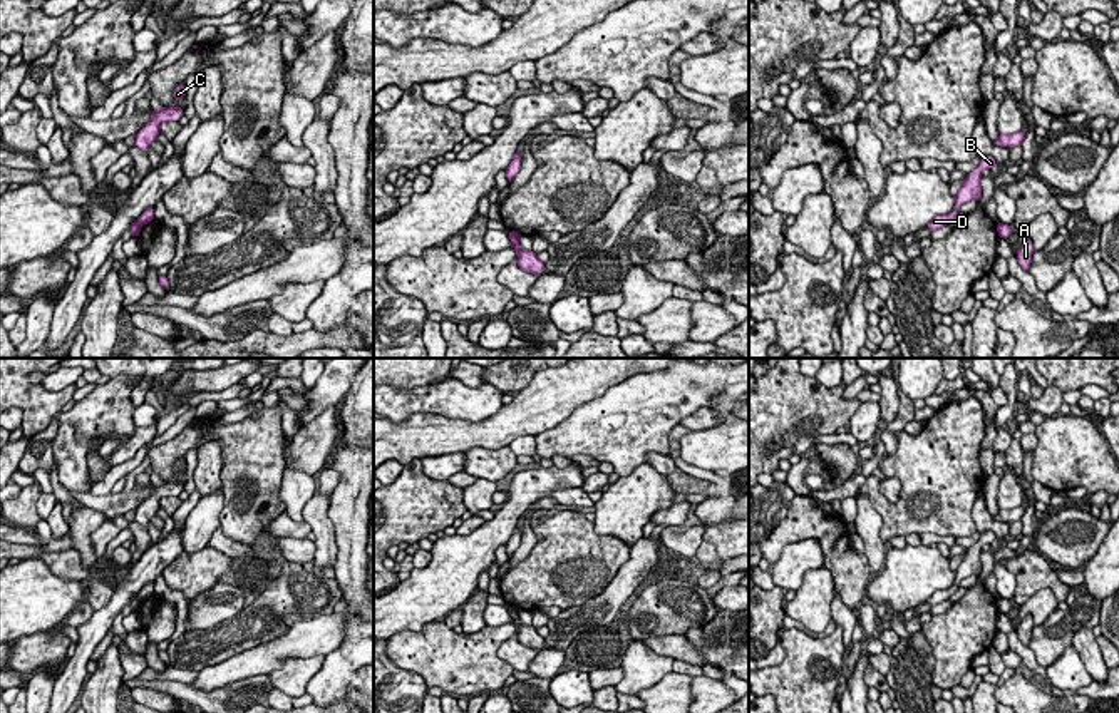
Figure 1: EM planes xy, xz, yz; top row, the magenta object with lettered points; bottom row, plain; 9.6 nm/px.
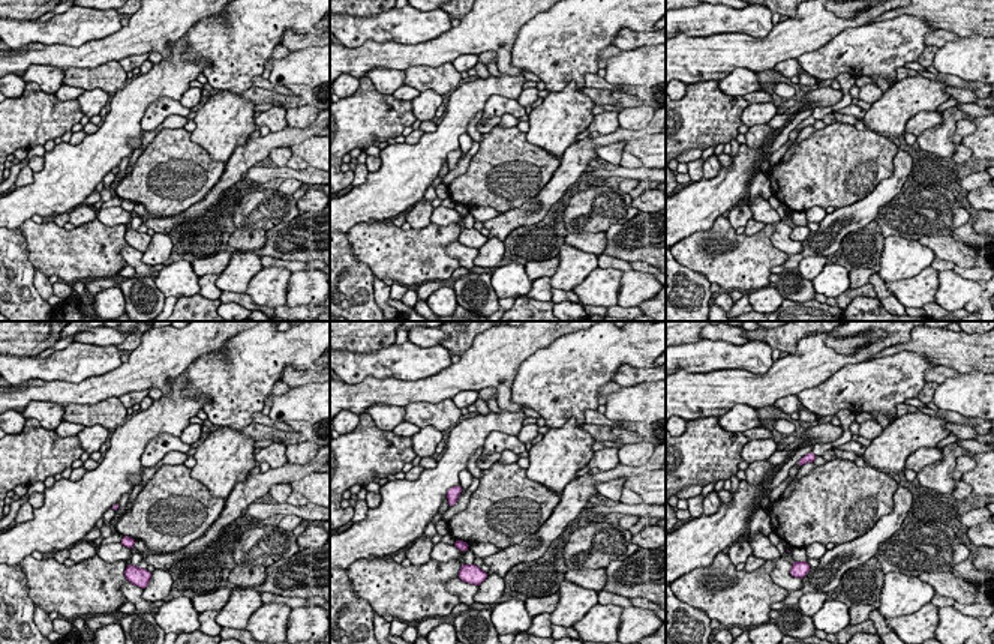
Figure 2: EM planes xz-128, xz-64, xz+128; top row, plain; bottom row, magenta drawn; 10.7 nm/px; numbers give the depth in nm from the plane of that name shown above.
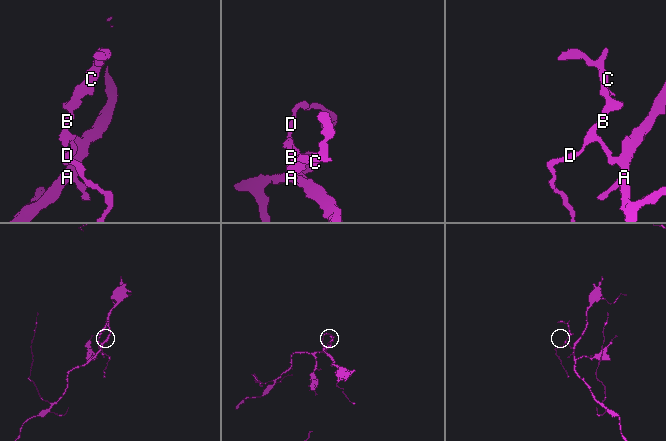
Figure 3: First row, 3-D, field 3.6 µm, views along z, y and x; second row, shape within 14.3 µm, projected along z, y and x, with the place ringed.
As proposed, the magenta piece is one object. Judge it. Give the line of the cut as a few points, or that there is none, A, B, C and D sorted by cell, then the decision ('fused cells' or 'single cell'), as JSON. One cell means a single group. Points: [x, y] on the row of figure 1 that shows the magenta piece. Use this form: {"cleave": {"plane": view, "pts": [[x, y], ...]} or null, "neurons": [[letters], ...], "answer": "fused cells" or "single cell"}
{"cleave": {"plane": "xz", "pts": [[511, 231], [518, 236]]}, "neurons": [["A"], ["B", "C", "D"]], "answer": "fused cells"}

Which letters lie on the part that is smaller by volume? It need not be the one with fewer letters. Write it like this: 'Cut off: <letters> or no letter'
Cut off: B, C, D

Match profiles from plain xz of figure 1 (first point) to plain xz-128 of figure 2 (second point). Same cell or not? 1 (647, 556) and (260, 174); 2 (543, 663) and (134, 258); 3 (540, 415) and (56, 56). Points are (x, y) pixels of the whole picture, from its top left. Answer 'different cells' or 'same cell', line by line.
1: different cells
2: different cells
3: same cell

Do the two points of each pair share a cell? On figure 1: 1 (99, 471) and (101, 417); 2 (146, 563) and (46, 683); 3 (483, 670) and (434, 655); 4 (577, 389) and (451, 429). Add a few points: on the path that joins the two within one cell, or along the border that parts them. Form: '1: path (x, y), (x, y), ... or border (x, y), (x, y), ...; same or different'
1: border (87, 451), (86, 462), (91, 477); different
2: border (59, 675), (51, 695); different
3: path (471, 666), (446, 658); same
4: path (545, 402), (496, 432), (483, 432); same

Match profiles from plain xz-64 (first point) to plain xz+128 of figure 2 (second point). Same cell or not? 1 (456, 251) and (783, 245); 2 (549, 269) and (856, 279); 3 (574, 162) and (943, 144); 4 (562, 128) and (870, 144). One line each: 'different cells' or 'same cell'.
1: same cell
2: same cell
3: different cells
4: different cells

